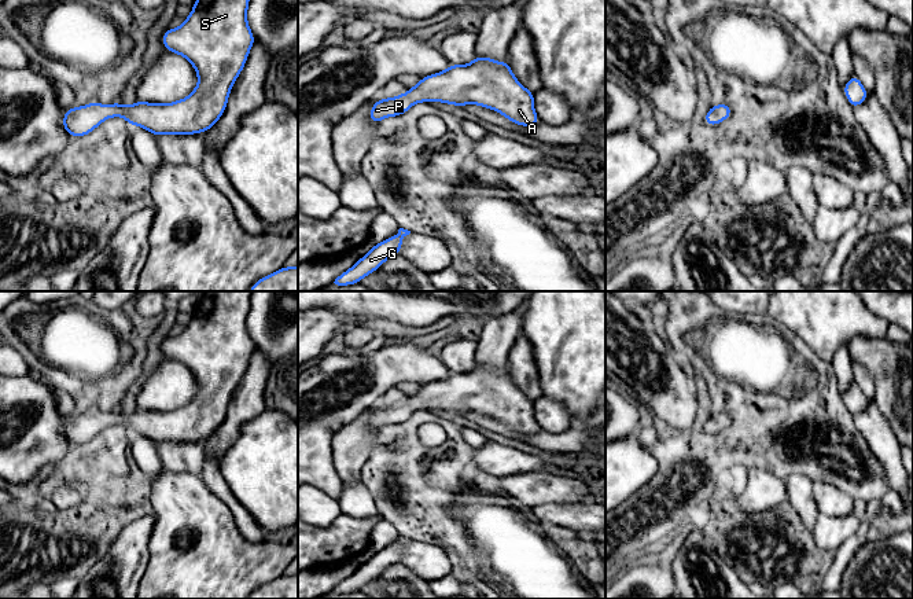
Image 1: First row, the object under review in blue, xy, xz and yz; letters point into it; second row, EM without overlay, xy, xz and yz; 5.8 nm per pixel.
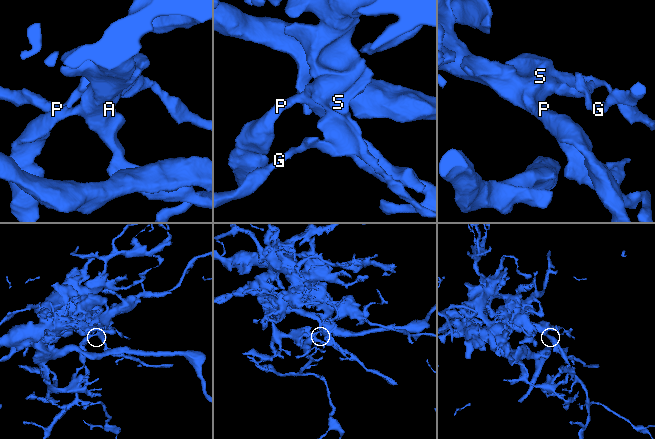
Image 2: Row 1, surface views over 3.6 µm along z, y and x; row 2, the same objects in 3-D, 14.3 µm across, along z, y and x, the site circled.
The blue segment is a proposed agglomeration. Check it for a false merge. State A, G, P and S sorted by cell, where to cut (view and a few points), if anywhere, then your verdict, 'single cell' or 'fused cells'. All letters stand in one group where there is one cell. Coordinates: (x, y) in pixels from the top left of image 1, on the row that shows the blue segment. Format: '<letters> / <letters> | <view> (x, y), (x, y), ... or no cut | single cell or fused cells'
A G P S | no cut | single cell

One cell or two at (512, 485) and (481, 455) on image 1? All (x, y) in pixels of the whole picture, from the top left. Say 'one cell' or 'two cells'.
two cells

